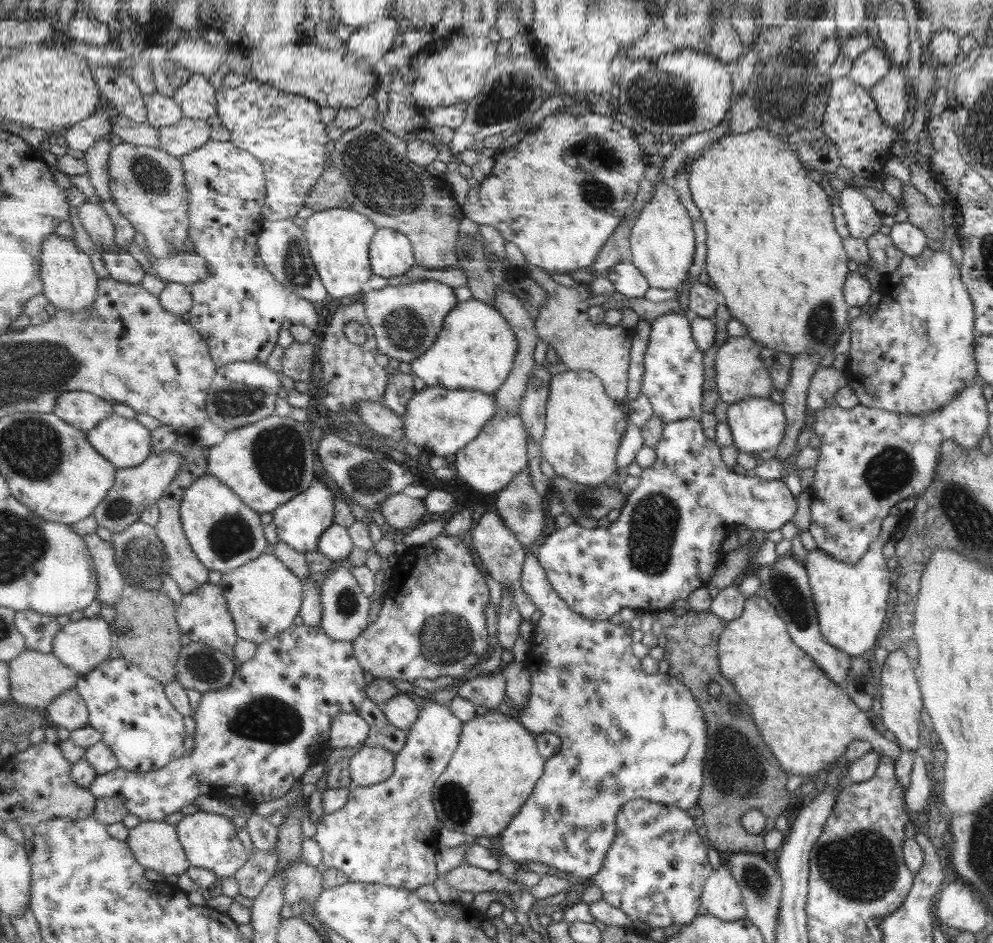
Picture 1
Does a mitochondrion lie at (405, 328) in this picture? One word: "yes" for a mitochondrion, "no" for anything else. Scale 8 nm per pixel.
yes

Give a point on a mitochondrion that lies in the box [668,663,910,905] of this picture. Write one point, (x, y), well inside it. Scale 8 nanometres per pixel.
(758, 882)

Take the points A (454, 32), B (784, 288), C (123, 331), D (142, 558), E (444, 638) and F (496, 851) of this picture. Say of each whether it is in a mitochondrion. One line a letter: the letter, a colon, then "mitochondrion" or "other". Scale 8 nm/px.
A: other
B: other
C: other
D: mitochondrion
E: mitochondrion
F: other

